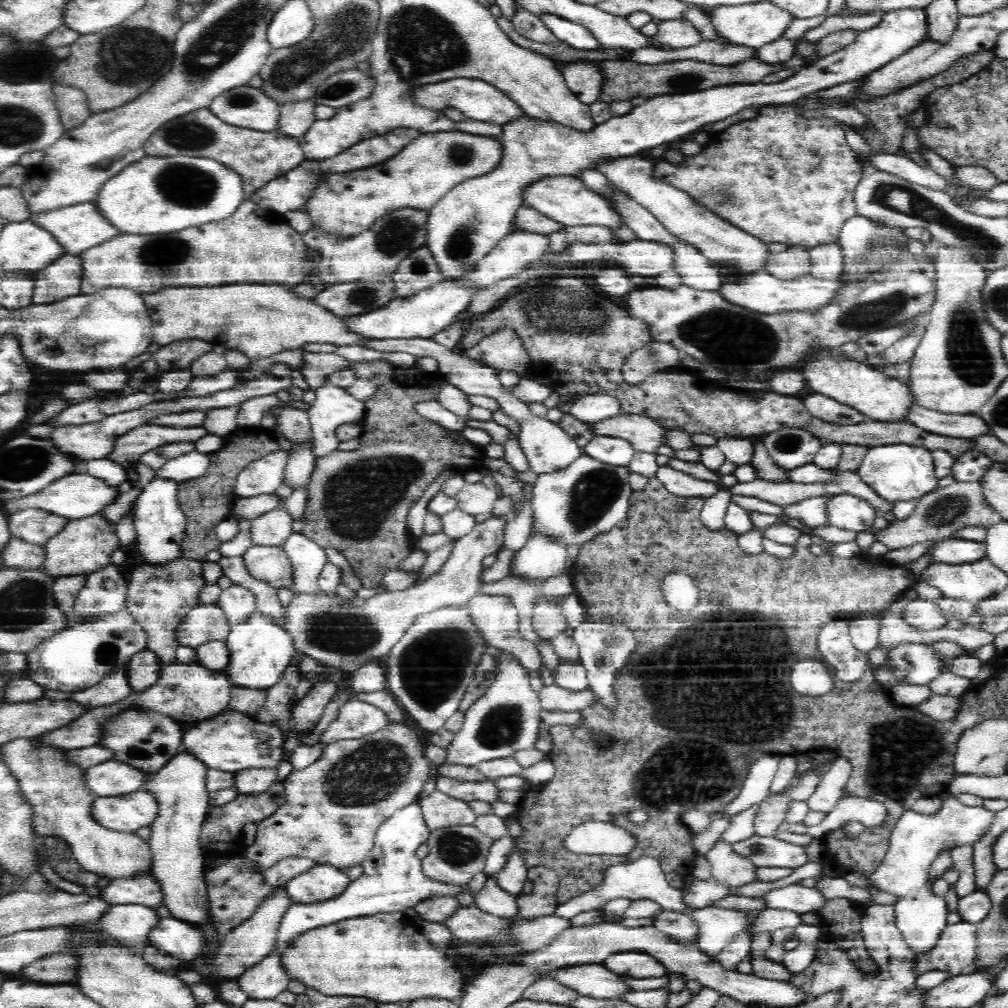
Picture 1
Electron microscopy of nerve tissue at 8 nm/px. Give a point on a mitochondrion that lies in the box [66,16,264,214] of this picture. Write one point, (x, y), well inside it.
(132, 56)

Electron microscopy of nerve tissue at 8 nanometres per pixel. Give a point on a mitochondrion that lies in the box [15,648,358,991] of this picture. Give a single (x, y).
(32, 759)

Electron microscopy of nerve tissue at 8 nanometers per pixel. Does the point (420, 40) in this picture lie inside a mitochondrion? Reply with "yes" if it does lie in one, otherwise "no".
yes

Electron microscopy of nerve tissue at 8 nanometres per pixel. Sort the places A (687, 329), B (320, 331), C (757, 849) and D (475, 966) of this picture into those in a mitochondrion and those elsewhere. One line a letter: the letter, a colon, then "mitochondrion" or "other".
A: mitochondrion
B: other
C: mitochondrion
D: other

